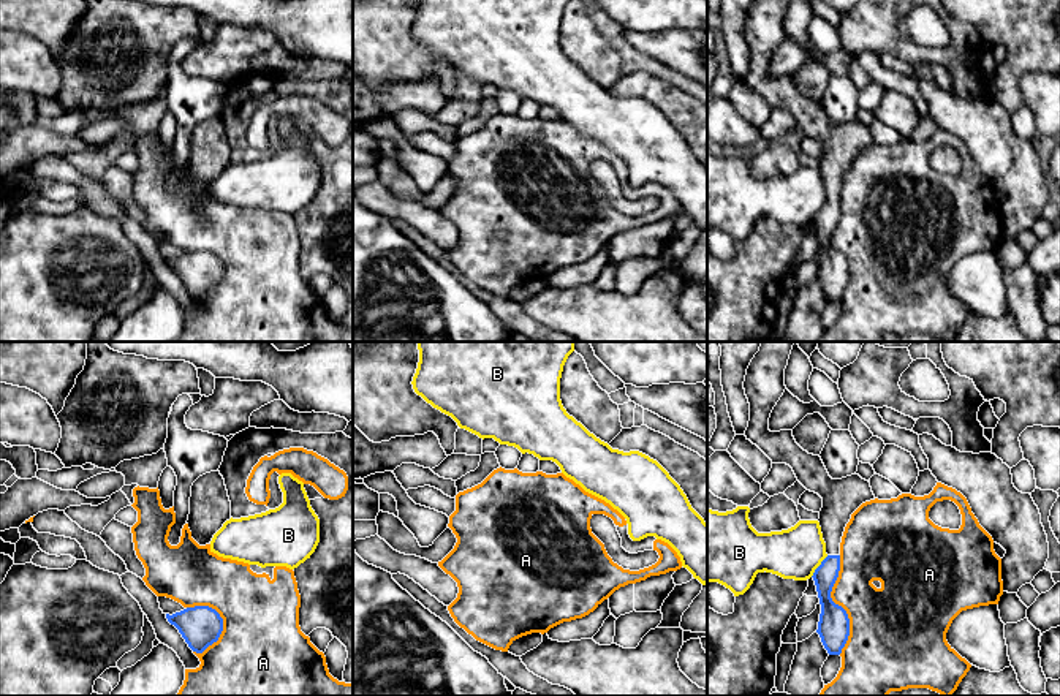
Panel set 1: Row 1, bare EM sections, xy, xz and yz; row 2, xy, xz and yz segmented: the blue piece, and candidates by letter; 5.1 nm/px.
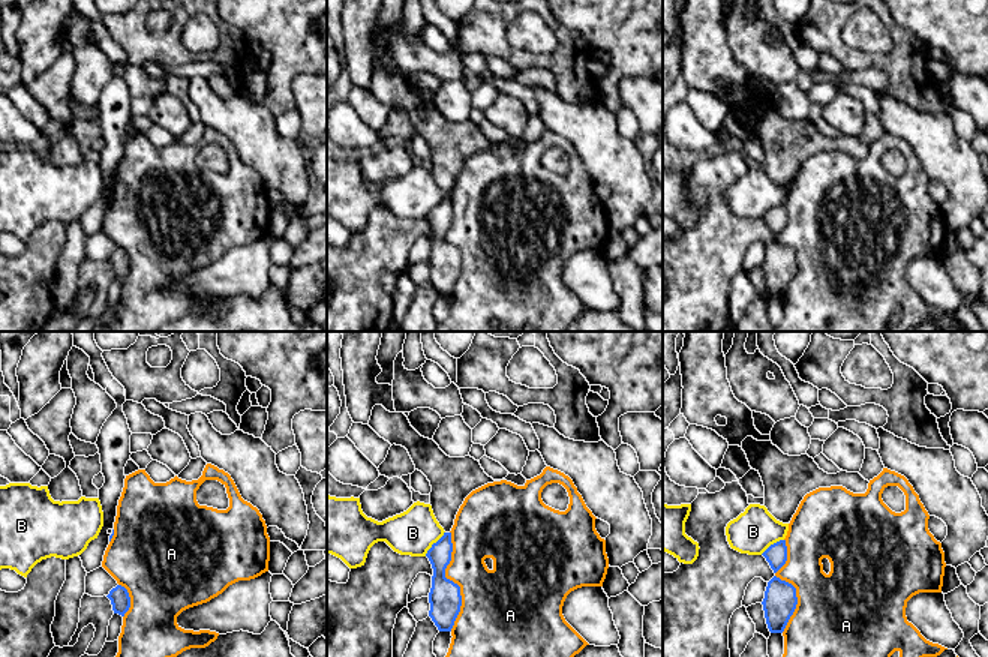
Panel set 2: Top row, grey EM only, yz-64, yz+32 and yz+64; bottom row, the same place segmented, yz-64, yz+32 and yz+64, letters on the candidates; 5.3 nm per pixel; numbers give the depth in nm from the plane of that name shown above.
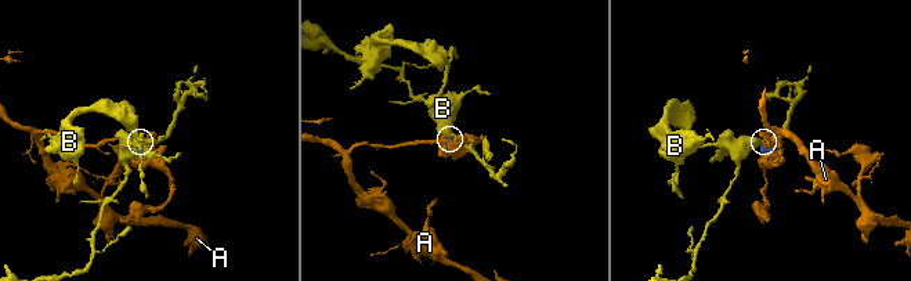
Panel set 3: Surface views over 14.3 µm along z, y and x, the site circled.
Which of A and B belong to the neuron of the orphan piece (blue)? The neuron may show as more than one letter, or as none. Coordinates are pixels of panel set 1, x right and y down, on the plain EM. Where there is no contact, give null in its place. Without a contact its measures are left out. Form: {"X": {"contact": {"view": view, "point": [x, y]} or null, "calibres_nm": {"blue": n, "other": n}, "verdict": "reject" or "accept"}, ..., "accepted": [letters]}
{"A": {"contact": {"view": "yz", "point": [837, 250]}, "calibres_nm": {"blue": 160, "other": 360}, "verdict": "reject"}, "B": {"contact": {"view": "yz", "point": [818, 212]}, "calibres_nm": {"blue": 120, "other": 260}, "verdict": "reject"}, "accepted": []}

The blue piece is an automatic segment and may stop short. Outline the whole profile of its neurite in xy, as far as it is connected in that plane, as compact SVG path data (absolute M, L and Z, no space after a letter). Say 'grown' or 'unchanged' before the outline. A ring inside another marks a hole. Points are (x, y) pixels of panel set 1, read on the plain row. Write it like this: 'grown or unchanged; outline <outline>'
unchanged; outline M209 252L187 253L172 261L166 259L166 264L196 299L203 299L209 291L217 288L223 277L223 264Z

